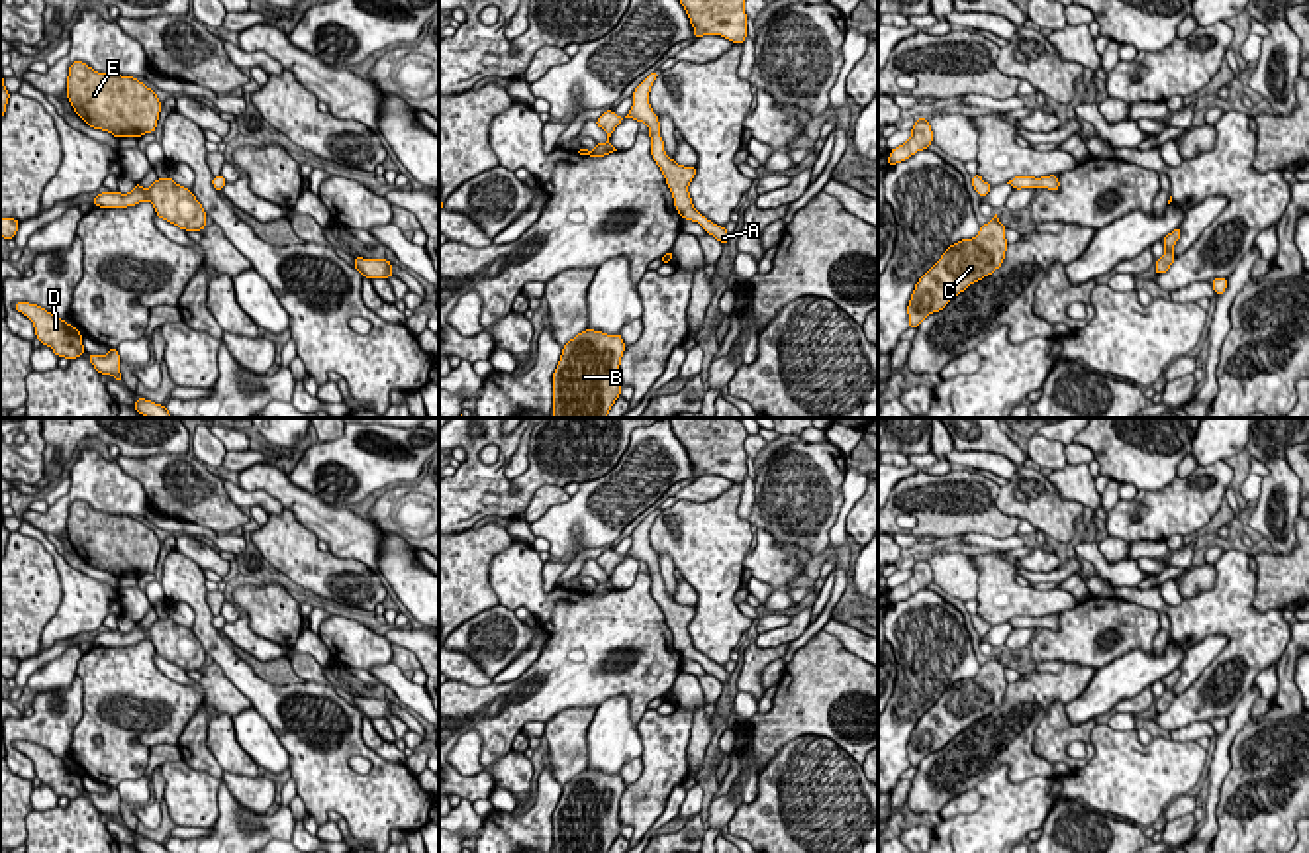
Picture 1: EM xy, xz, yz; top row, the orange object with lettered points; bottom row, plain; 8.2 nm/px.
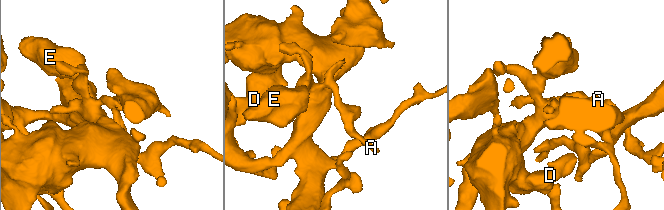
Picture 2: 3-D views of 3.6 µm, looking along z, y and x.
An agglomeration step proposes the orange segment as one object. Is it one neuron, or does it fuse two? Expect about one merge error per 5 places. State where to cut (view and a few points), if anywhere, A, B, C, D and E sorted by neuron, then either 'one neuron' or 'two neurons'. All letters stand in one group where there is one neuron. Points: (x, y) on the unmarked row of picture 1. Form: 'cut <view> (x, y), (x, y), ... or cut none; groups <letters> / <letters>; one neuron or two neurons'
cut none; groups A B C D E; one neuron

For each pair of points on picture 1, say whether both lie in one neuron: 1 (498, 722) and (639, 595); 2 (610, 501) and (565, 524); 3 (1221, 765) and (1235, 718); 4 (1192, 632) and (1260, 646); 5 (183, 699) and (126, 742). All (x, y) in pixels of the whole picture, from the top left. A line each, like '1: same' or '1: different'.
1: same
2: same
3: same
4: same
5: same

